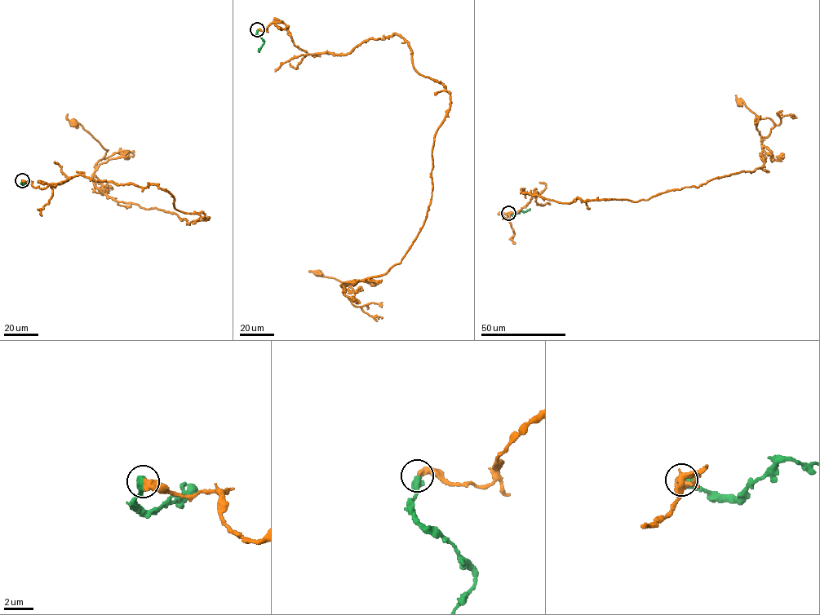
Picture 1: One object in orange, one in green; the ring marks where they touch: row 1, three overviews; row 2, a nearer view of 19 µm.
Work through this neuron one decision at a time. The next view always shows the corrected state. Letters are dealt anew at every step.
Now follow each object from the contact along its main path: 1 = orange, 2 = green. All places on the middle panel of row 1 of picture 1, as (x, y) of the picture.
1: (258, 29), (281, 21), (312, 54), (399, 35), (449, 95), (401, 262), (343, 283), (351, 300), (317, 273)
2: (258, 29), (257, 33), (263, 42), (259, 52)

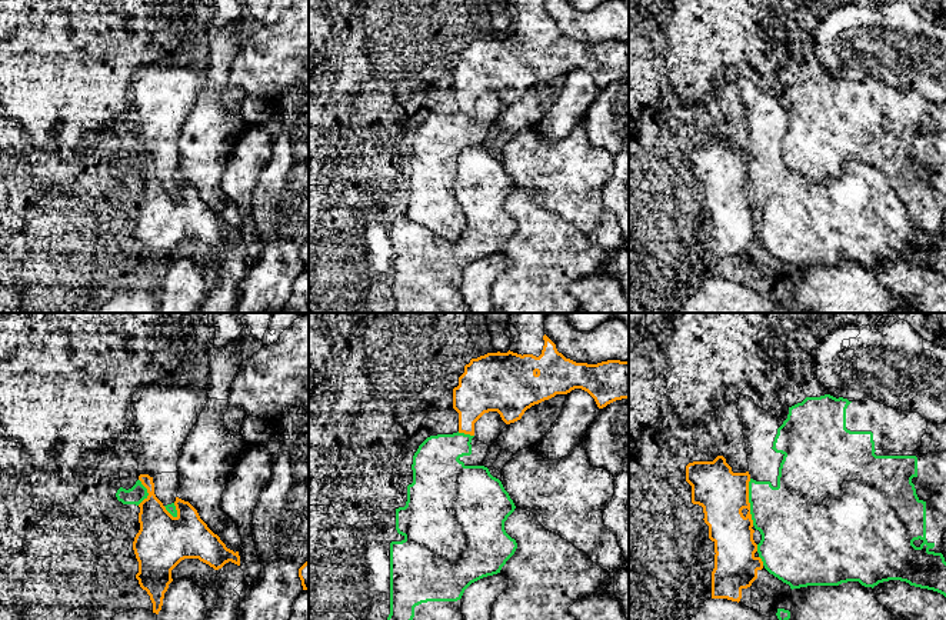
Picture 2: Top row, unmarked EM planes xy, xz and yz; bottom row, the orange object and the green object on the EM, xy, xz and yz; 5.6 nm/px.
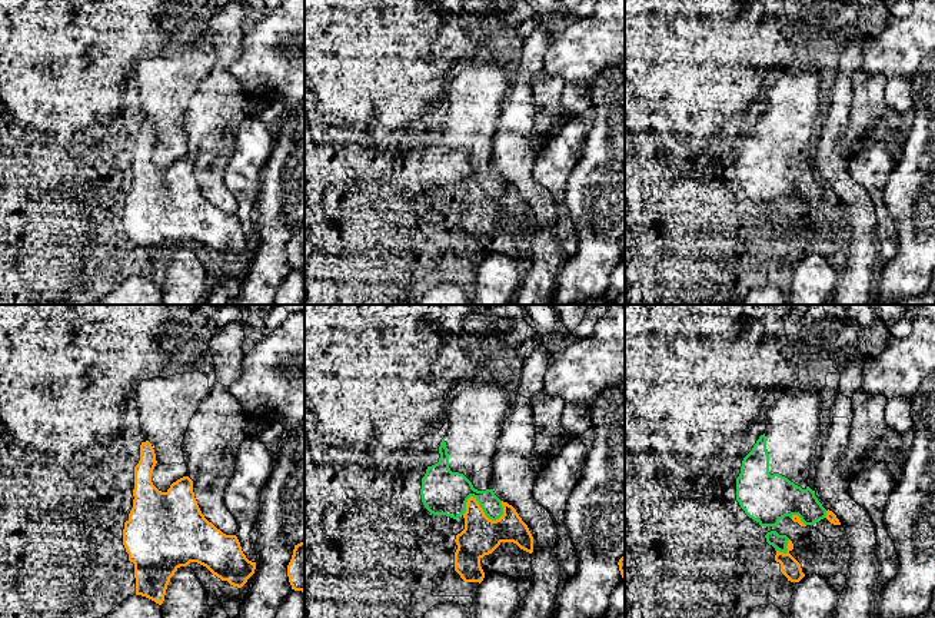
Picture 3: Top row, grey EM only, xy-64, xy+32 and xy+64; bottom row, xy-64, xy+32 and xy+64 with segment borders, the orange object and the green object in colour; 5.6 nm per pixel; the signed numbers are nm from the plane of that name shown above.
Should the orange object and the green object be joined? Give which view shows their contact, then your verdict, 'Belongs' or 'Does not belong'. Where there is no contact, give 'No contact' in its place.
Touches orange in yz. Does not belong

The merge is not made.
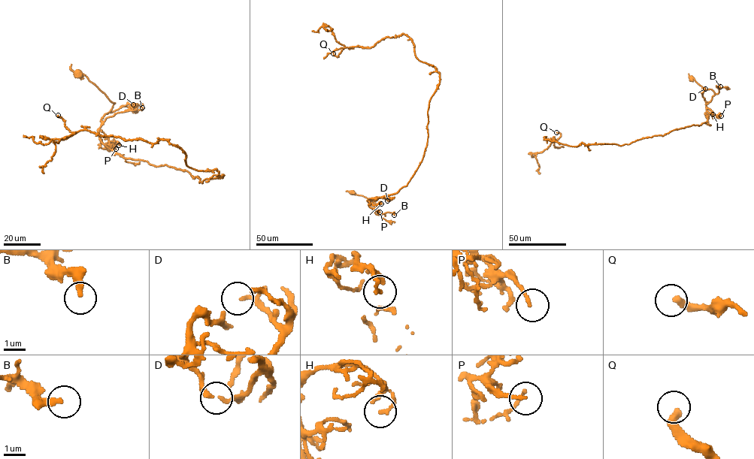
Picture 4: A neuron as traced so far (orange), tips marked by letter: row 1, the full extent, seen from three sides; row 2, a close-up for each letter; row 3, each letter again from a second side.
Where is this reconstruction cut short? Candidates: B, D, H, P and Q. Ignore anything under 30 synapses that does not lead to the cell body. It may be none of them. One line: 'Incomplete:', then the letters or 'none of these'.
Incomplete: none of these

